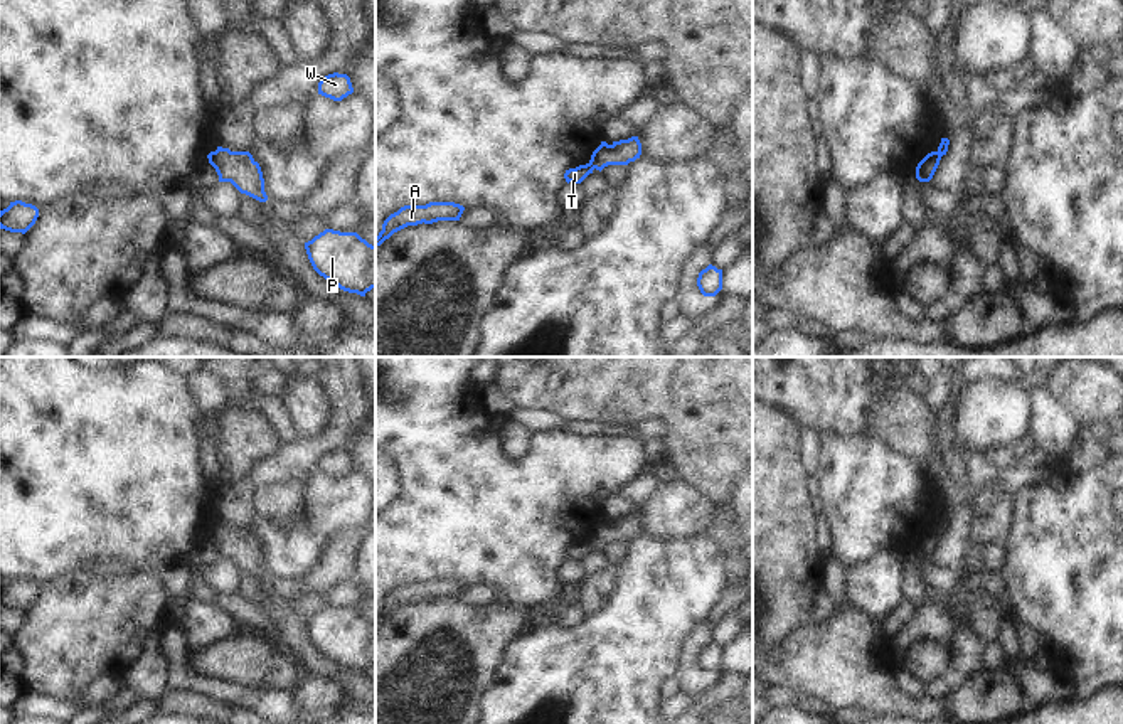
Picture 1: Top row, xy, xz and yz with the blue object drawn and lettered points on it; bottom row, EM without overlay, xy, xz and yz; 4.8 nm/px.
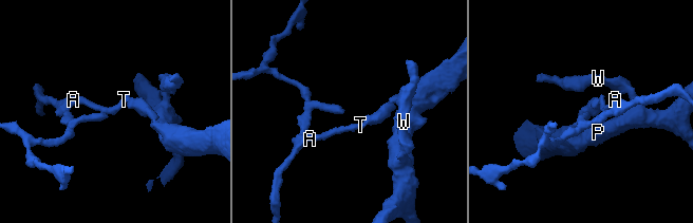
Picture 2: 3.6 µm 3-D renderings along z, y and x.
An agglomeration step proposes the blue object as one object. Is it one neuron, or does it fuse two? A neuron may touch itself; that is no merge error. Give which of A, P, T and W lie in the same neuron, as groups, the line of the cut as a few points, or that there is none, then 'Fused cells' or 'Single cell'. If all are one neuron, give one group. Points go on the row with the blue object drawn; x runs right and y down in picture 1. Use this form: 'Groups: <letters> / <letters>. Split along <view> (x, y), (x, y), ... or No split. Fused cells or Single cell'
Groups: A T / P W. Split along xz (590, 162), (595, 167). Fused cells.

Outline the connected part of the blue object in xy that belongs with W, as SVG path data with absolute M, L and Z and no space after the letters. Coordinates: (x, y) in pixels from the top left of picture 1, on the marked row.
M328 74L318 83L318 94L330 98L333 101L342 101L354 93L350 77L347 74Z

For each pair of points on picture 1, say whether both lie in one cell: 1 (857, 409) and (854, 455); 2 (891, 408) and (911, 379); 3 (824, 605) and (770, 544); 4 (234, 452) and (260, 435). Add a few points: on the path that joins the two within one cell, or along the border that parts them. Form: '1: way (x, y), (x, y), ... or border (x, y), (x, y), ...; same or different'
1: border (820, 435), (867, 435), (874, 438); different
2: border (918, 388), (898, 388), (884, 394); different
3: border (824, 585), (814, 600), (810, 618); different
4: way (241, 445), (253, 438); same

